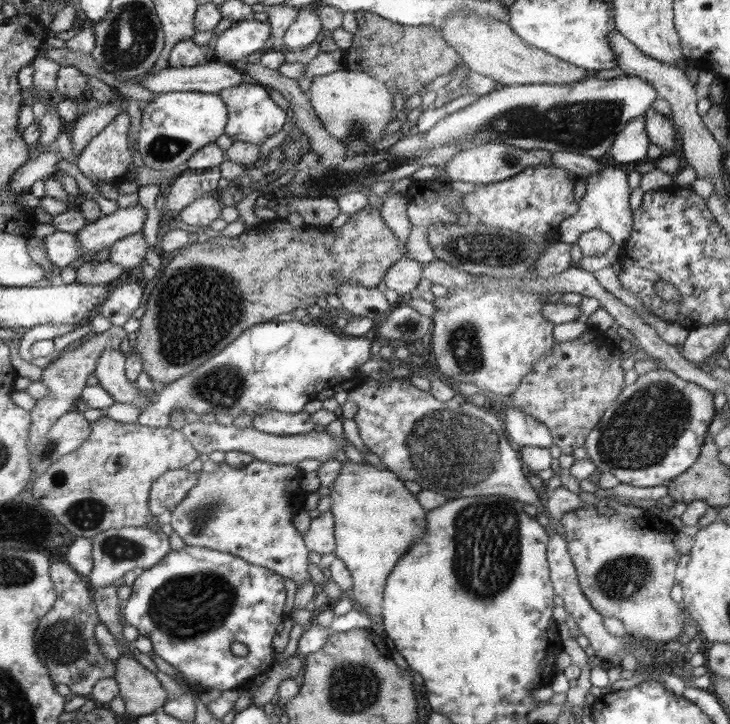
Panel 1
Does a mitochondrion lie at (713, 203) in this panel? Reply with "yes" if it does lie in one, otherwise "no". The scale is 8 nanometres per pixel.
no

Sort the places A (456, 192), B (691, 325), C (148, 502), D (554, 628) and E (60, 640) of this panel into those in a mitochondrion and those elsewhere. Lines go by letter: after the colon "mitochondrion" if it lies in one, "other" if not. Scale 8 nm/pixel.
A: other
B: other
C: other
D: other
E: mitochondrion

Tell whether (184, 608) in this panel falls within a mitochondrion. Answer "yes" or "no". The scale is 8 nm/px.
yes

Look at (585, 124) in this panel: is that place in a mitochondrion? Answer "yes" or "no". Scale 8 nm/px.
yes

